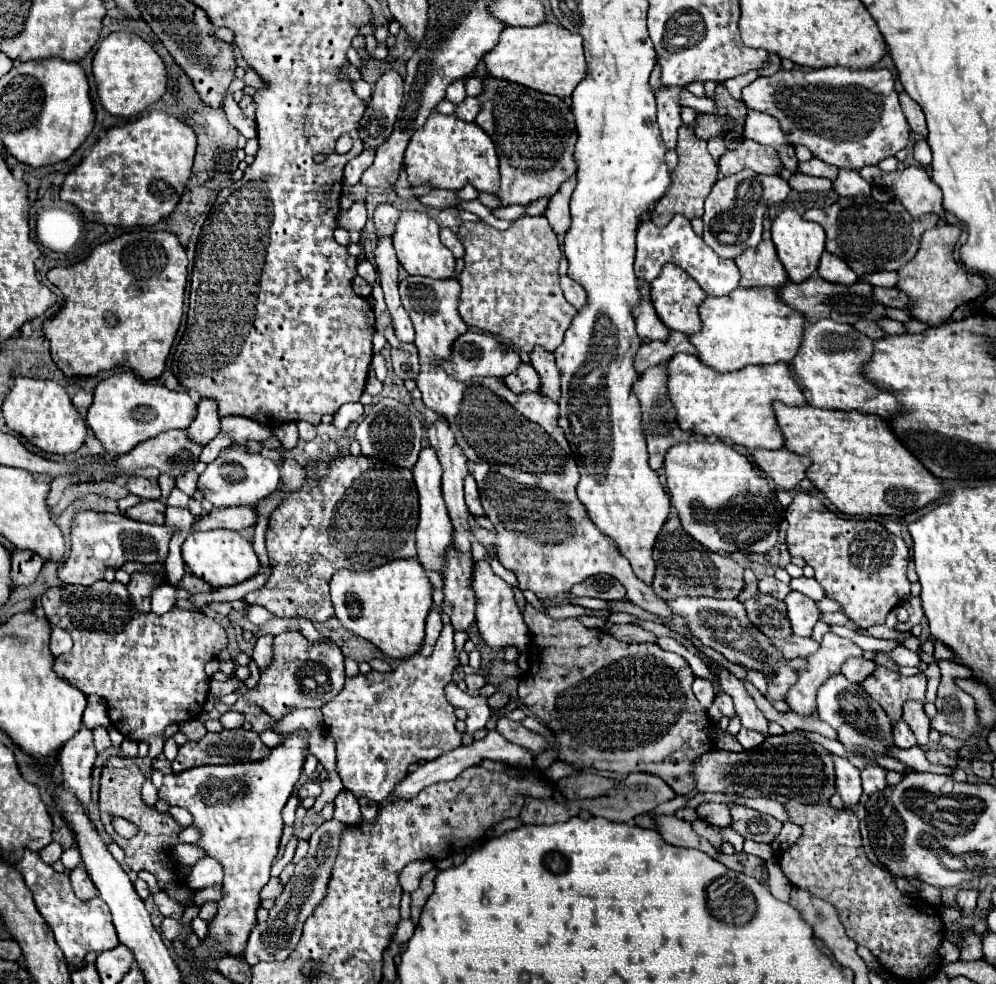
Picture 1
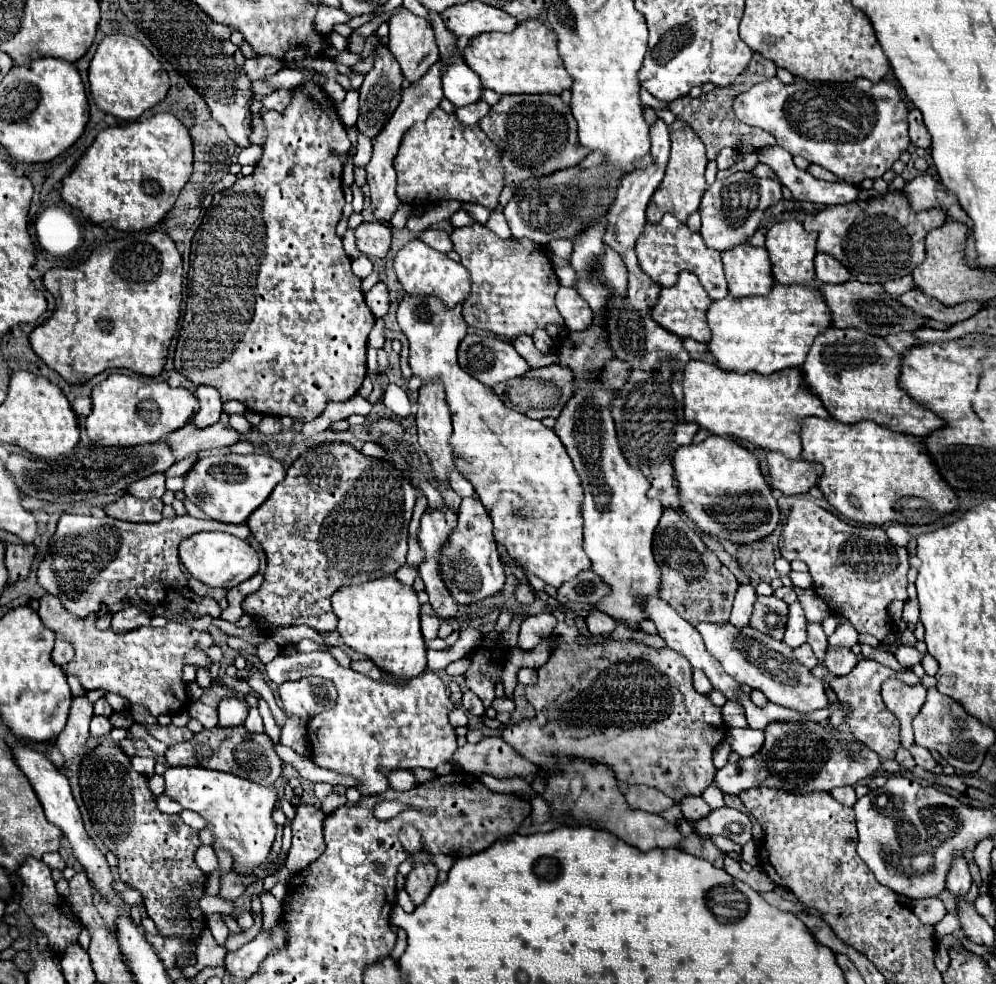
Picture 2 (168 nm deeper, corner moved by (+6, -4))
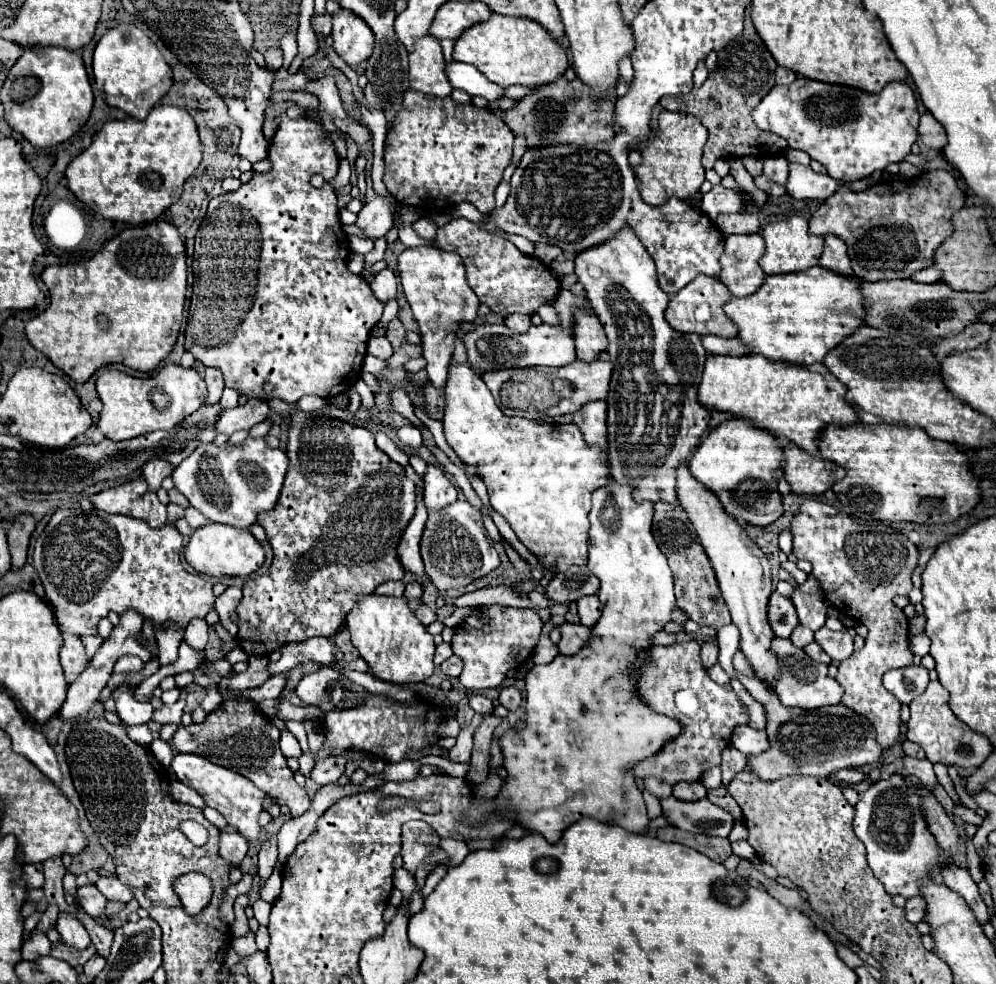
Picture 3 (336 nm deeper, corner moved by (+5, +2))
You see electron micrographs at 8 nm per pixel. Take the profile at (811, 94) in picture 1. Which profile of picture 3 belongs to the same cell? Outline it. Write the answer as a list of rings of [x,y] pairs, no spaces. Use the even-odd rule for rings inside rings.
[[[797,77],[789,87],[775,85],[765,99],[755,105],[751,111],[757,127],[771,131],[787,139],[791,149],[801,149],[809,153],[811,159],[817,159],[827,173],[837,181],[857,181],[873,171],[883,171],[889,163],[899,163],[911,151],[911,145],[917,141],[917,101],[909,85],[903,81],[887,83],[879,93],[867,93],[847,85],[831,85],[823,81],[811,81],[807,77]]]

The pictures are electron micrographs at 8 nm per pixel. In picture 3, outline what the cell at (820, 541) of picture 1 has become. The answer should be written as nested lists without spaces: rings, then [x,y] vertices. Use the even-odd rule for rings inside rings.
[[[805,499],[801,503],[789,529],[793,533],[793,553],[797,559],[807,559],[813,565],[813,575],[819,581],[825,599],[841,615],[853,617],[869,629],[865,647],[839,663],[835,679],[845,689],[841,703],[871,721],[877,733],[877,743],[883,749],[889,749],[901,739],[901,703],[881,685],[881,677],[889,669],[913,663],[907,617],[893,605],[893,597],[911,591],[911,573],[915,571],[919,551],[897,529],[881,523],[855,523],[847,513],[815,499]]]

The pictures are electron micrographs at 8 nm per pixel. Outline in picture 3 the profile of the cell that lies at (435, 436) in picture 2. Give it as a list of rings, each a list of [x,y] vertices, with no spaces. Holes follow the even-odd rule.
[[[433,245],[405,249],[397,257],[397,271],[399,271],[405,297],[413,309],[413,317],[417,319],[421,329],[423,357],[427,361],[425,369],[429,375],[429,383],[441,391],[445,387],[449,359],[455,349],[451,323],[473,321],[477,317],[479,299],[467,283],[465,265],[457,253],[447,253]]]

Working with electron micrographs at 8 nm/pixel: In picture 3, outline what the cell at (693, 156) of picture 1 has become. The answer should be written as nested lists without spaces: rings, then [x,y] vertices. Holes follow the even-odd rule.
[[[661,111],[657,137],[641,151],[643,163],[635,167],[635,175],[641,181],[641,197],[645,203],[661,207],[669,197],[687,201],[695,195],[705,181],[705,169],[701,165],[701,151],[707,141],[707,129],[703,123],[689,113]]]

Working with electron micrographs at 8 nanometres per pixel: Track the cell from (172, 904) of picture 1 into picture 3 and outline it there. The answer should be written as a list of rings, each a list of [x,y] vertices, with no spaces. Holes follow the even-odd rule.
[[[99,877],[95,887],[109,899],[109,901],[119,901],[119,903],[129,903],[133,899],[133,893],[129,887],[125,887],[119,879],[111,877]]]

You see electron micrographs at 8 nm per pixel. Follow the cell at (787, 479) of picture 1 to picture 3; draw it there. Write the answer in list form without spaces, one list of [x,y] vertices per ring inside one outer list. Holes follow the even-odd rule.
[[[785,447],[785,465],[783,473],[793,493],[799,495],[821,495],[833,487],[835,481],[845,477],[845,469],[821,459],[811,457],[799,447]]]

